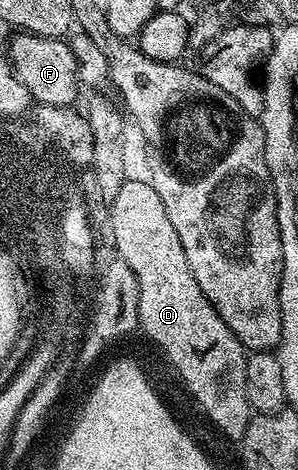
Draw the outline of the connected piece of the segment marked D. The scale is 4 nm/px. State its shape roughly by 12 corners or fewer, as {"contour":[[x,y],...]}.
{"contour":[[153,184],[112,204],[146,328],[244,436],[248,350],[188,267]]}

